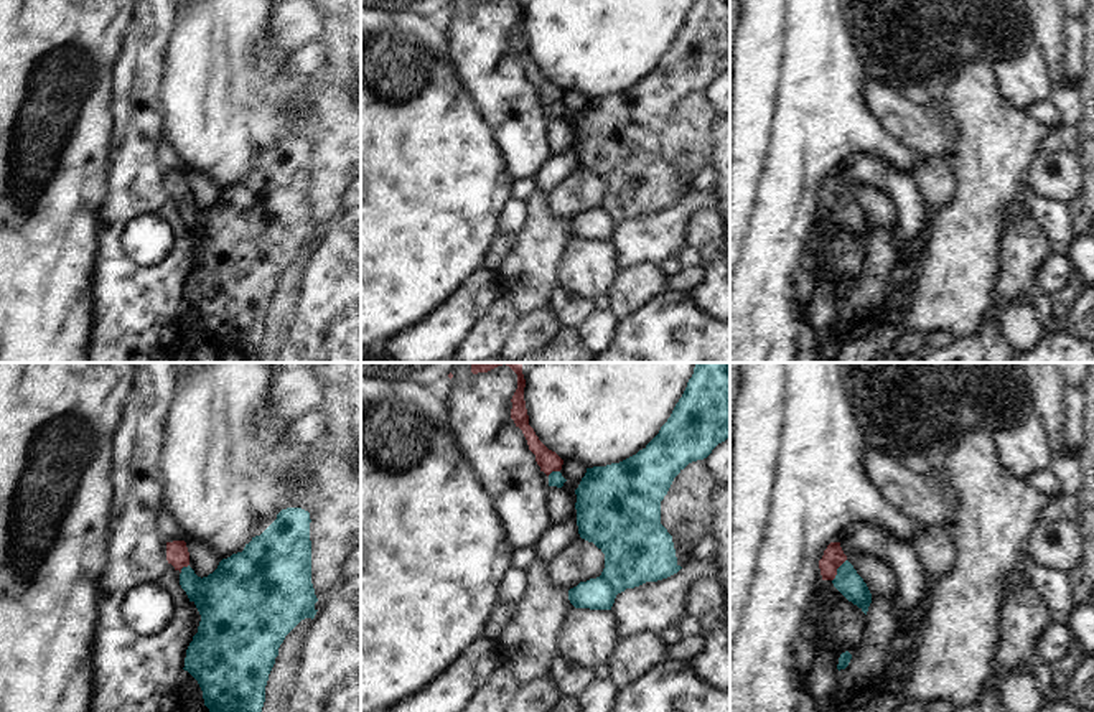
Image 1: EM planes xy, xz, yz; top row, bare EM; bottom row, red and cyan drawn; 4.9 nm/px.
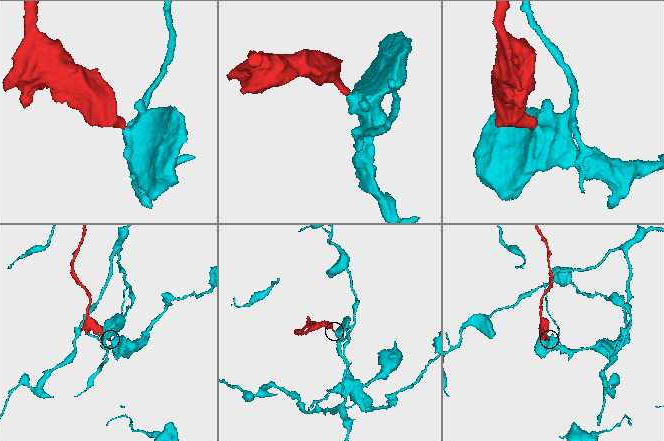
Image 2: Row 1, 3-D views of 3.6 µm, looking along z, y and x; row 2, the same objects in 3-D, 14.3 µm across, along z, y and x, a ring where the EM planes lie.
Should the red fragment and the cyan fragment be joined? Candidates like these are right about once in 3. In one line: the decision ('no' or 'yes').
no

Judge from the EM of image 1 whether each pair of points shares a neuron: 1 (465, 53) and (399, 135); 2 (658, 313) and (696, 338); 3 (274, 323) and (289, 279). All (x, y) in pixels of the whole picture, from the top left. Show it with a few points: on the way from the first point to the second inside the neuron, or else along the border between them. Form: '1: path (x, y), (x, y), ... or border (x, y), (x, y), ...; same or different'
1: border (445, 32), (448, 56), (457, 68); different
2: path (668, 323), (686, 338); same
3: path (280, 312), (287, 290); same

